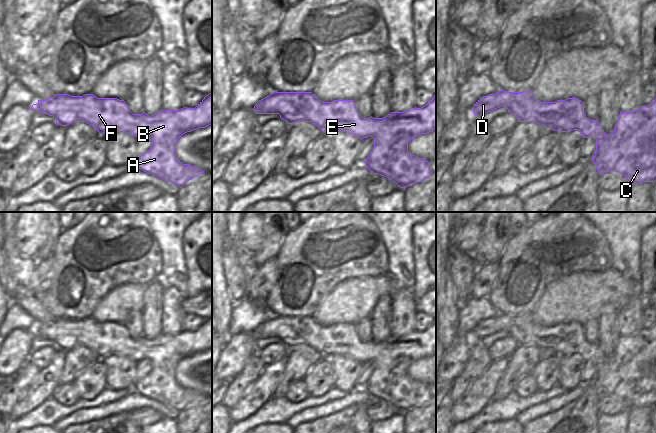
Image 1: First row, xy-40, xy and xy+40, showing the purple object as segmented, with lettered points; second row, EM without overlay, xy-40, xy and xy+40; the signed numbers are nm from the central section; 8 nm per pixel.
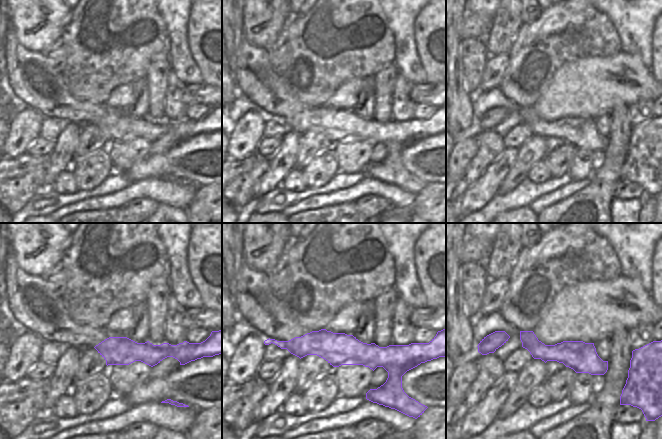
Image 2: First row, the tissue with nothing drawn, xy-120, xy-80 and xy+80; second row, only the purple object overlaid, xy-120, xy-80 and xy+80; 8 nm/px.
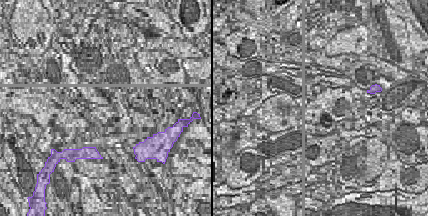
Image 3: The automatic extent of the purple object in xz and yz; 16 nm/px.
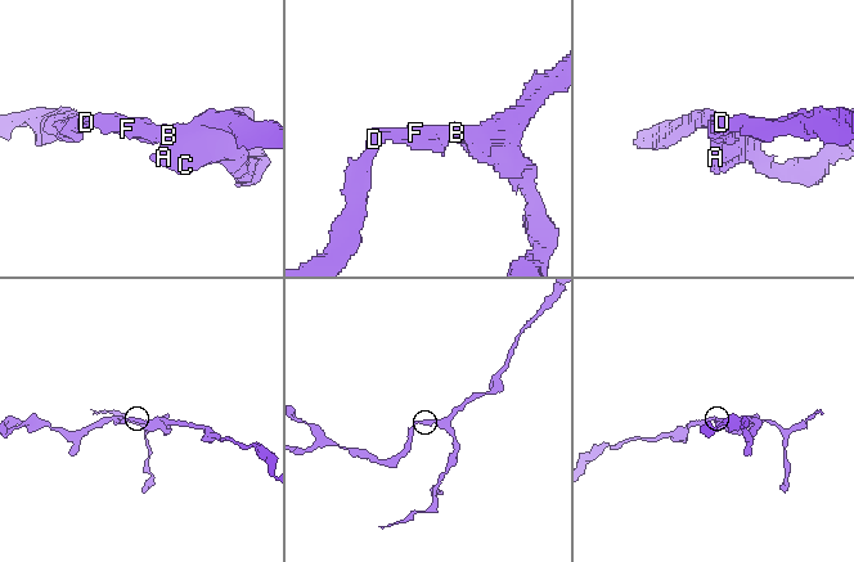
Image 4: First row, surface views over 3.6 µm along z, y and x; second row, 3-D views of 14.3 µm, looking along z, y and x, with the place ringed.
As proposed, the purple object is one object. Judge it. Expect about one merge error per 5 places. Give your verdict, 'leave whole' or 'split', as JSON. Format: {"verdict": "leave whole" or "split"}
{"verdict": "leave whole"}

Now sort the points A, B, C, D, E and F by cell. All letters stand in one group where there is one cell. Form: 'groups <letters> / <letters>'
groups A B C D E F

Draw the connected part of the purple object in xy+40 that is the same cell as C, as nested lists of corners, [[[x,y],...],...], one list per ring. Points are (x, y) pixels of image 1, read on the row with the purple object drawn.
[[[500,90],[480,98],[472,107],[475,116],[481,116],[501,106],[513,114],[520,122],[535,122],[542,128],[557,132],[577,130],[585,138],[596,139],[596,151],[592,161],[600,175],[611,170],[626,177],[629,184],[656,181],[656,100],[629,112],[620,112],[614,131],[607,135],[598,120],[591,120],[584,113],[584,102],[577,98],[567,98],[555,102],[541,102],[530,90],[507,92]]]

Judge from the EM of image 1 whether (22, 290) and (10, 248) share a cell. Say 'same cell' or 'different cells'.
same cell

